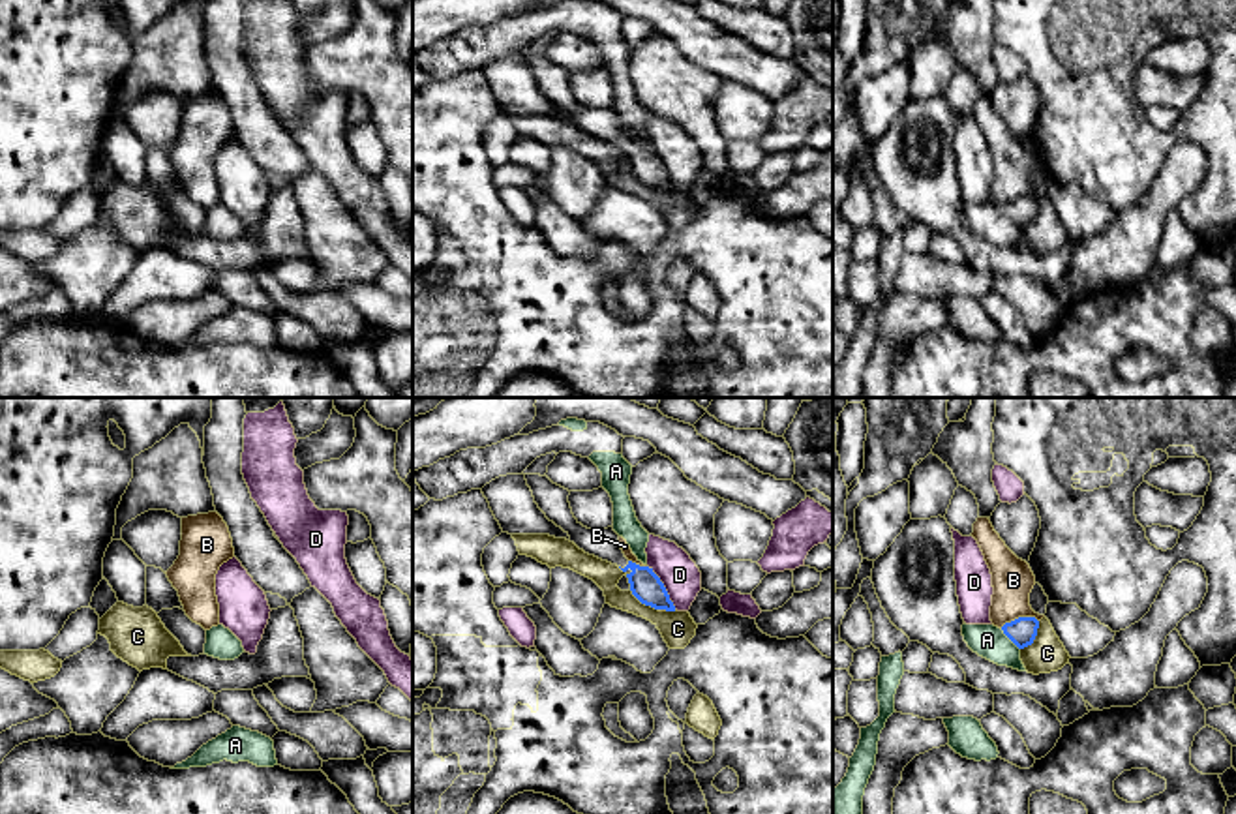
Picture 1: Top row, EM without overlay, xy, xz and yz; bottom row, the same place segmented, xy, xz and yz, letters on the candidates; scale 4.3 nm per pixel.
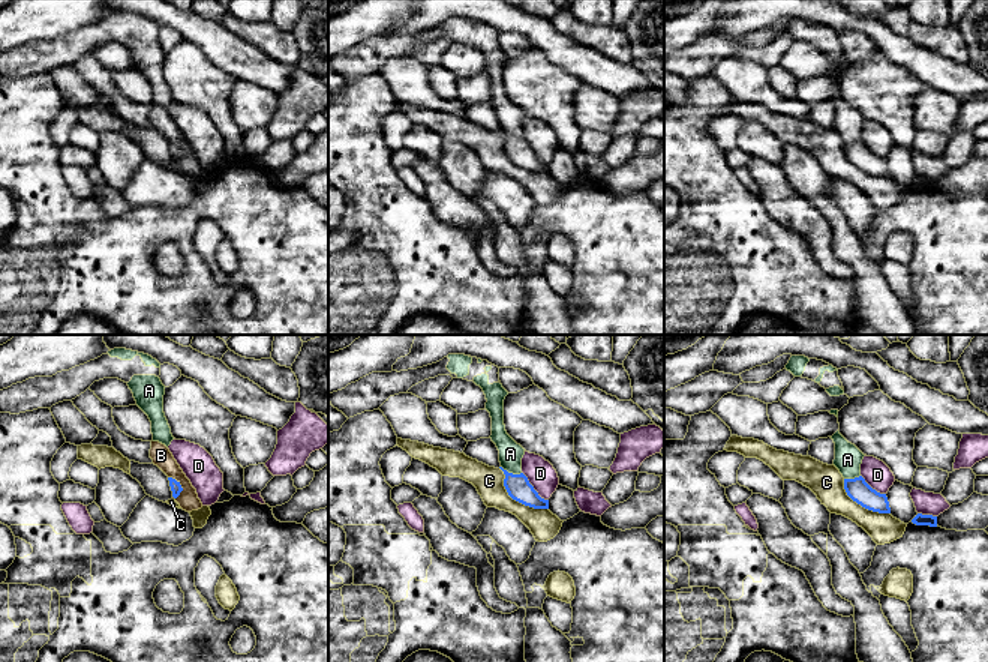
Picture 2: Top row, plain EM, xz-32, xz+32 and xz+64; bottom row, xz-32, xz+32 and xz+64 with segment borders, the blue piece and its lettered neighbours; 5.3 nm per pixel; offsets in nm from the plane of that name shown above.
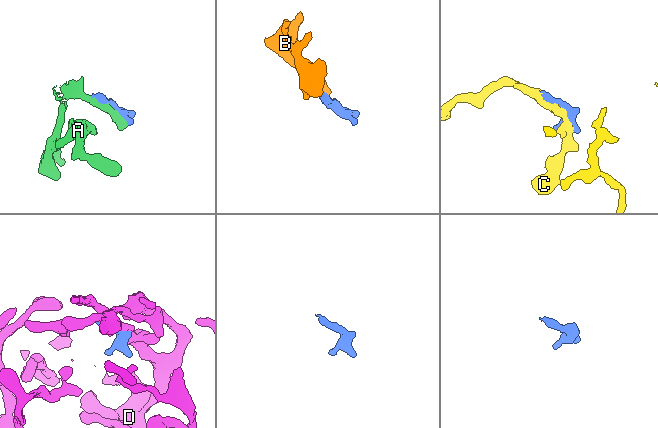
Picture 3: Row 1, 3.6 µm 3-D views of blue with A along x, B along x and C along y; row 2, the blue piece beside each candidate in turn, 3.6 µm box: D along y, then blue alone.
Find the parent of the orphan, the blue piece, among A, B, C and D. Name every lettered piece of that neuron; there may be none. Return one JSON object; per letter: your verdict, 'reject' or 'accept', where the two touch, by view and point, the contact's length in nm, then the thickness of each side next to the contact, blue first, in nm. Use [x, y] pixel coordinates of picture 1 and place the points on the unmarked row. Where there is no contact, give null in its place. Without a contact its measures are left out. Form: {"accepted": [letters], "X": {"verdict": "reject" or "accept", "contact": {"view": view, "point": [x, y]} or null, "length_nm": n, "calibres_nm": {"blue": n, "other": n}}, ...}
{"accepted": [], "A": {"verdict": "reject", "contact": {"view": "yz", "point": [1009, 218]}, "length_nm": 130, "calibres_nm": {"blue": 120, "other": 140}}, "B": {"verdict": "reject", "contact": {"view": "yz", "point": [1019, 197]}, "length_nm": 170, "calibres_nm": {"blue": 120, "other": 180}}, "C": {"verdict": "reject", "contact": {"view": "yz", "point": [1034, 218]}, "length_nm": 150, "calibres_nm": {"blue": 120, "other": 160}}, "D": {"verdict": "reject", "contact": {"view": "xz", "point": [664, 167]}, "length_nm": 220, "calibres_nm": {"blue": 140, "other": 160}}}

